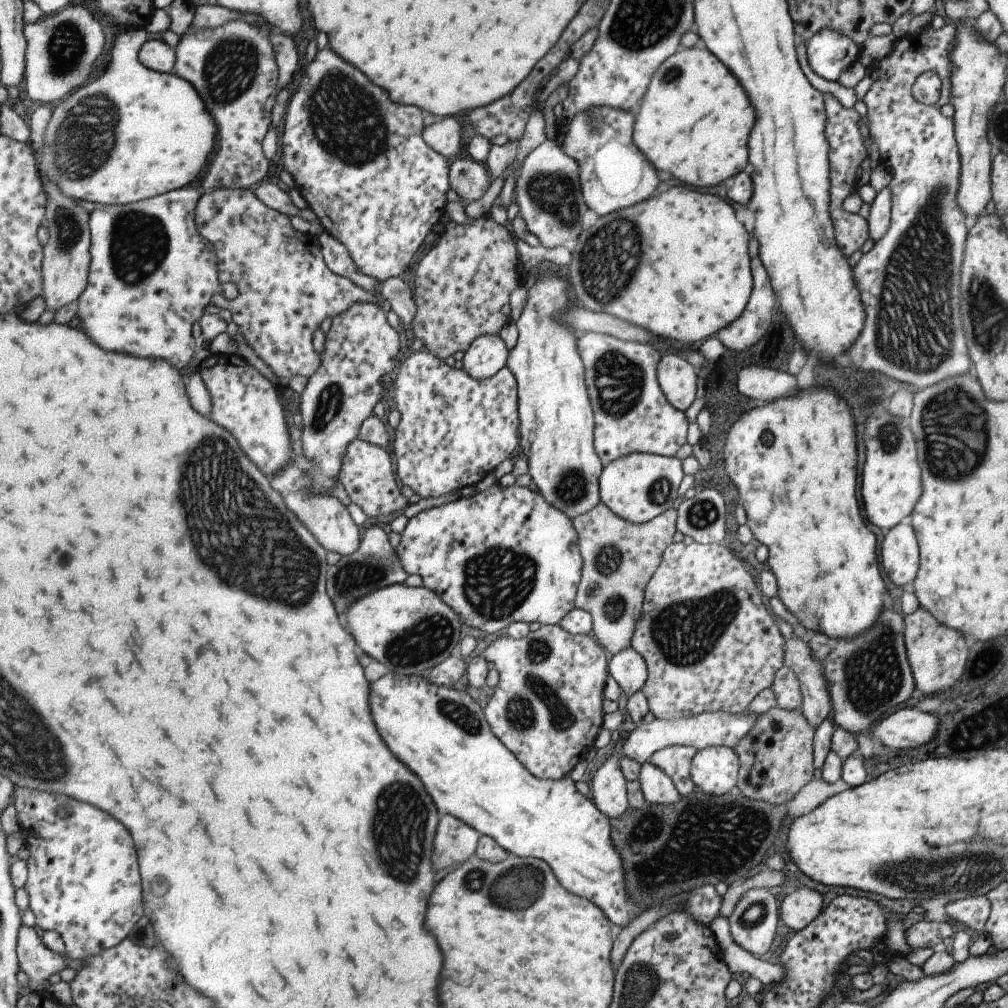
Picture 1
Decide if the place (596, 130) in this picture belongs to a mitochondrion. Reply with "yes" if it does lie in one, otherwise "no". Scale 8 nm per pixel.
yes

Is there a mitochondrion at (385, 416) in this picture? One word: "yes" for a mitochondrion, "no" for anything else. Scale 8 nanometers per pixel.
no

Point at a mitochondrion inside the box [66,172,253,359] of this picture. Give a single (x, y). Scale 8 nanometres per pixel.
(139, 242)

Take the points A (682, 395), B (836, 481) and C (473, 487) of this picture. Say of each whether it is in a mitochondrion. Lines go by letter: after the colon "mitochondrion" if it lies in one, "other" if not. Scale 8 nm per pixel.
A: other
B: other
C: other

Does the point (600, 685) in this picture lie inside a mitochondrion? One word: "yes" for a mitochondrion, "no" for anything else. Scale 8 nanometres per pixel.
no

